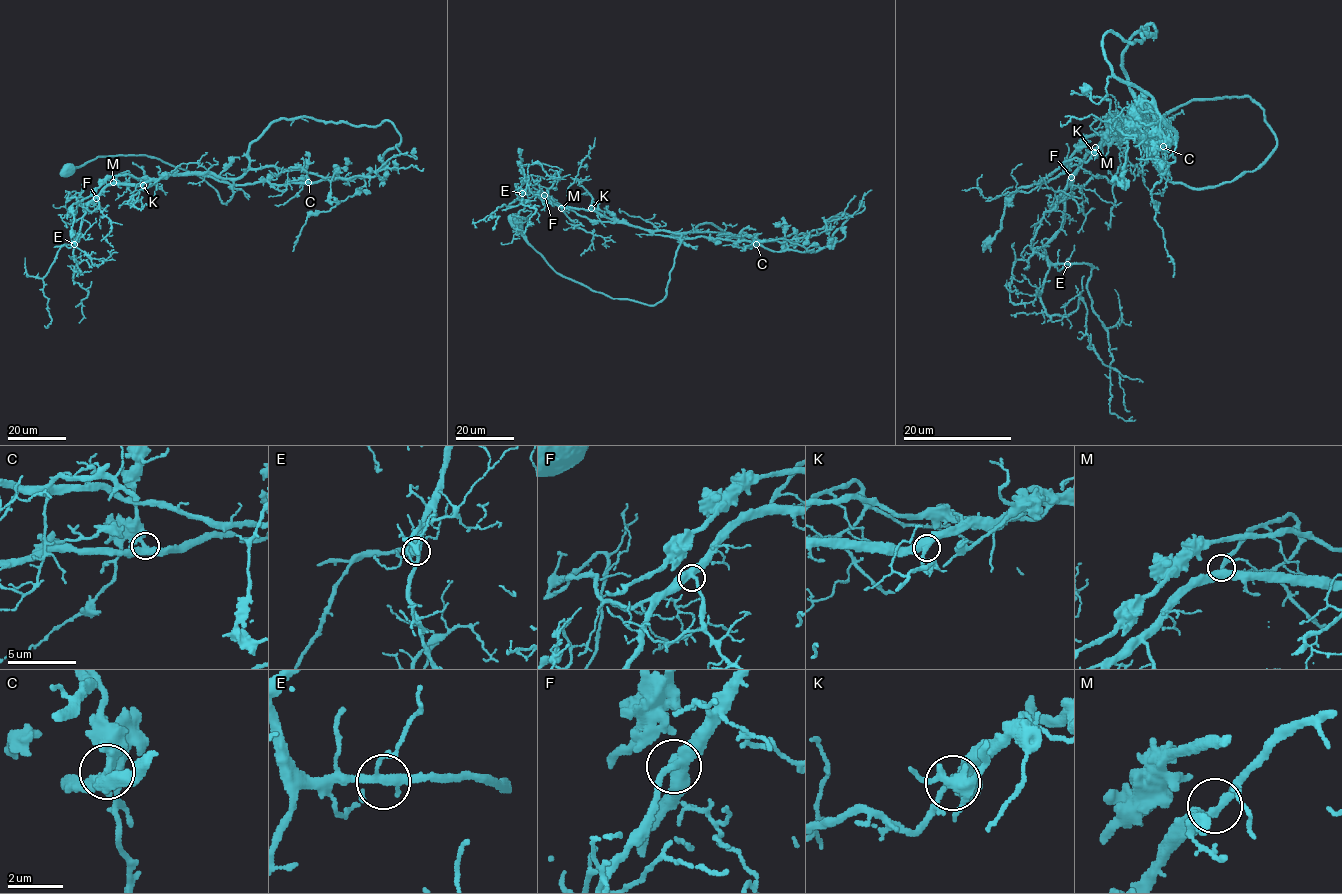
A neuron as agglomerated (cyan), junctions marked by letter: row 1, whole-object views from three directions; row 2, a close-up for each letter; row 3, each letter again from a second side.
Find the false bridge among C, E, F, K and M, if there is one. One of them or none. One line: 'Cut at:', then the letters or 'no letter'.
Cut at: no letter

